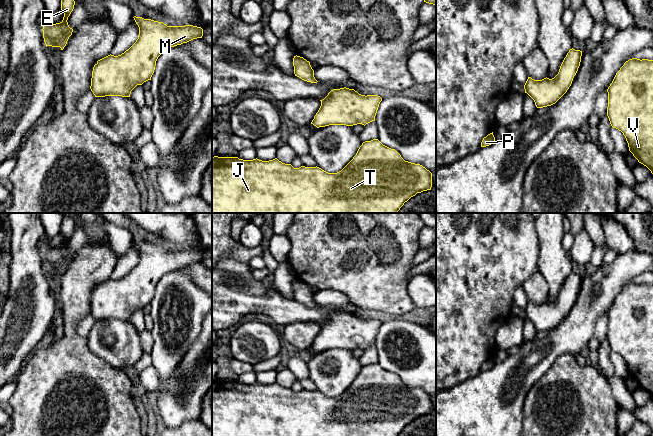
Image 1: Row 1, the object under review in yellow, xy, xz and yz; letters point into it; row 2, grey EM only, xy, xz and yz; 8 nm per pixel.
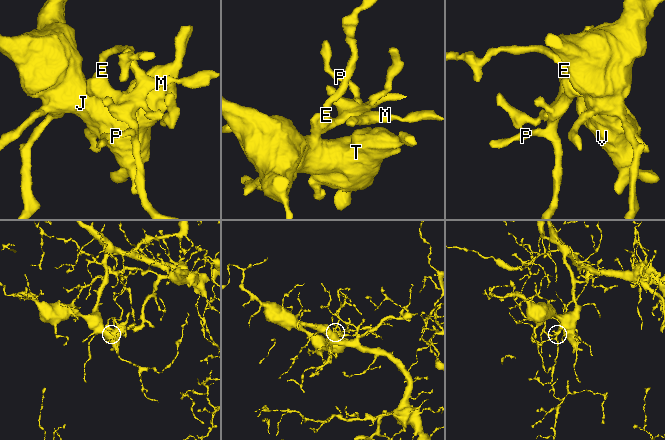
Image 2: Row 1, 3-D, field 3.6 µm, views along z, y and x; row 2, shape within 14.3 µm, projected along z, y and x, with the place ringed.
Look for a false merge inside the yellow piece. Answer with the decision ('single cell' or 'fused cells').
single cell

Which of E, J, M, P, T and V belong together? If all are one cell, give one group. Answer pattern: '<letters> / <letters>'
E J M P T V

